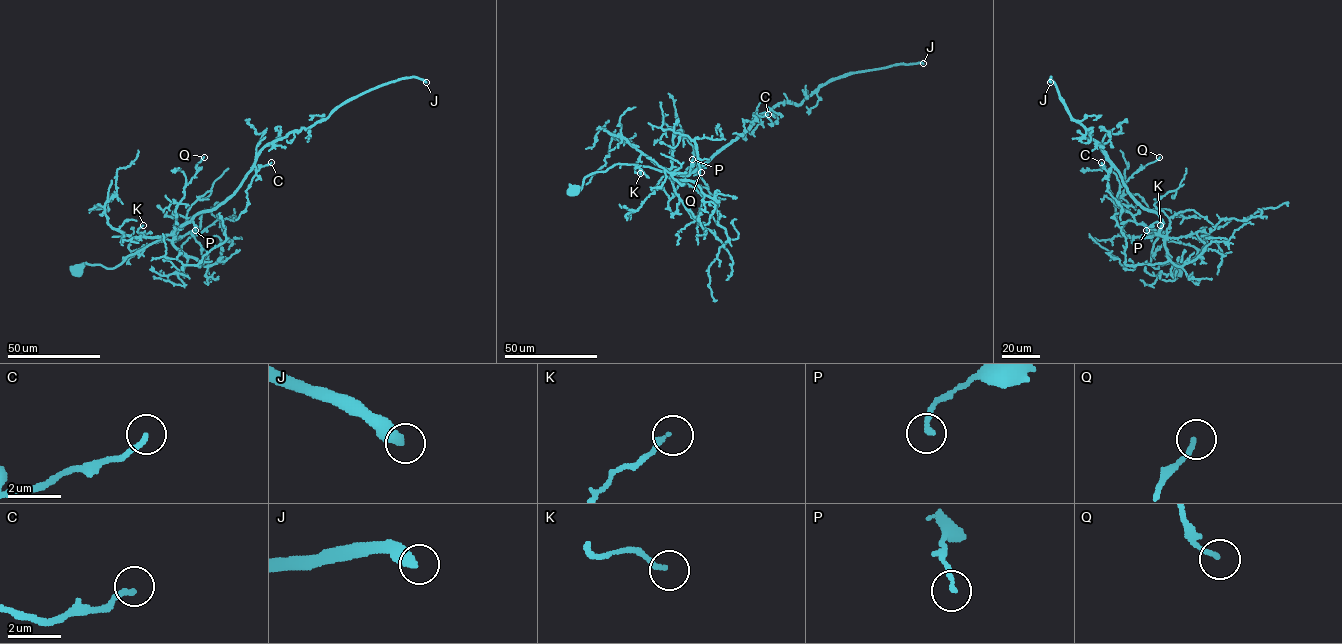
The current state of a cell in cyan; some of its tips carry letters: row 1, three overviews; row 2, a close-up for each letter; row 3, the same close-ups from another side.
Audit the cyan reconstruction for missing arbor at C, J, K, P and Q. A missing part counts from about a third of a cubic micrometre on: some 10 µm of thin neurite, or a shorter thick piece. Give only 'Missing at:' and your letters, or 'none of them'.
Missing at: C, J

